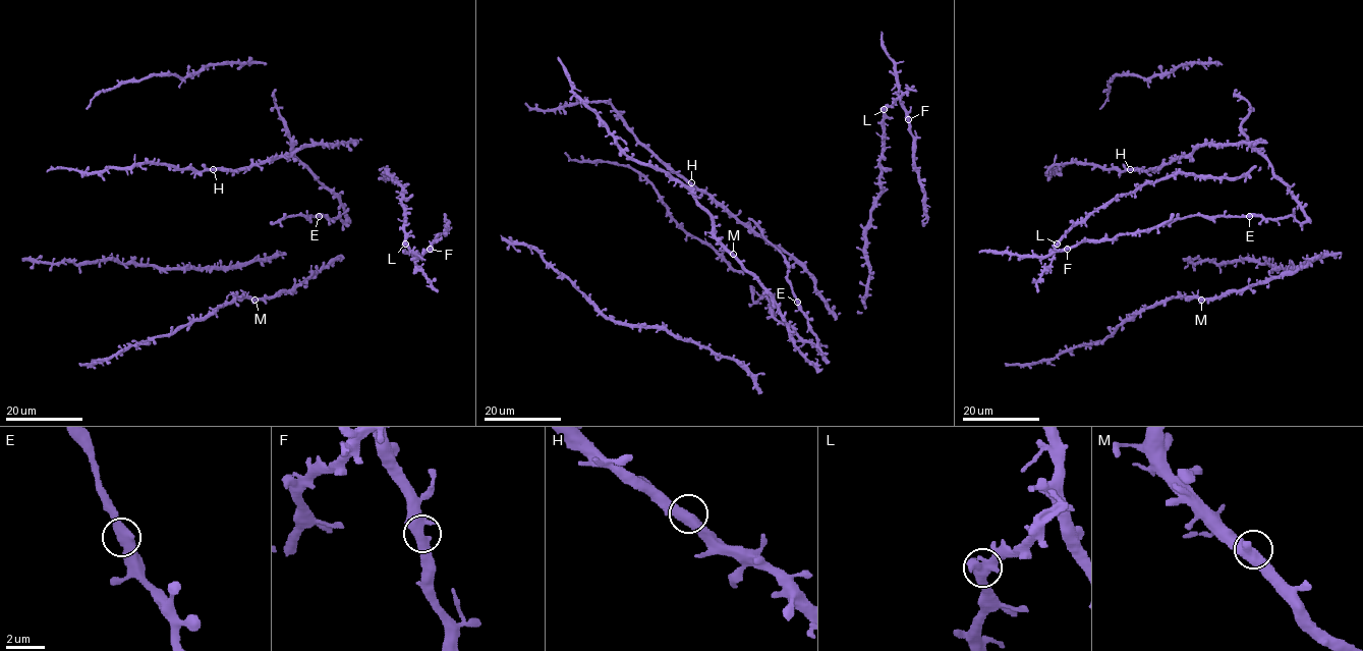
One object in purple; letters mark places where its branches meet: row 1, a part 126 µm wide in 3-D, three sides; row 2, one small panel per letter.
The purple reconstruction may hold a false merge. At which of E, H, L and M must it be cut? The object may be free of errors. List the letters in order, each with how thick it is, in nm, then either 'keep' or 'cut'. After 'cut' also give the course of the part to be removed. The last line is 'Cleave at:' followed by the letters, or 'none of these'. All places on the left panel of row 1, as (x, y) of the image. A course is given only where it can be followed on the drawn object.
E: 550 nm thick; keep
H: 480 nm thick; keep
L: 550 nm thick; keep
M: 600 nm thick; keep
Cleave at: none of these

